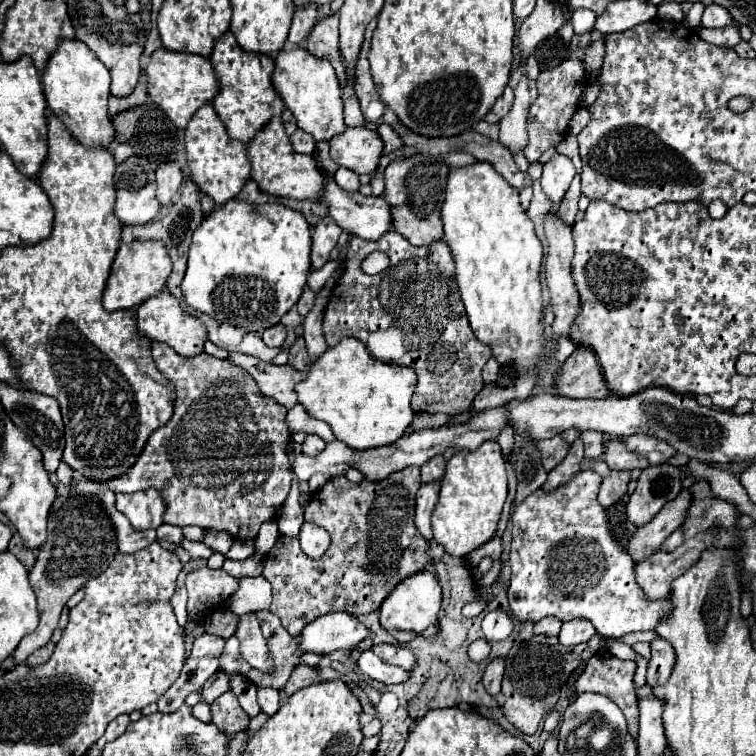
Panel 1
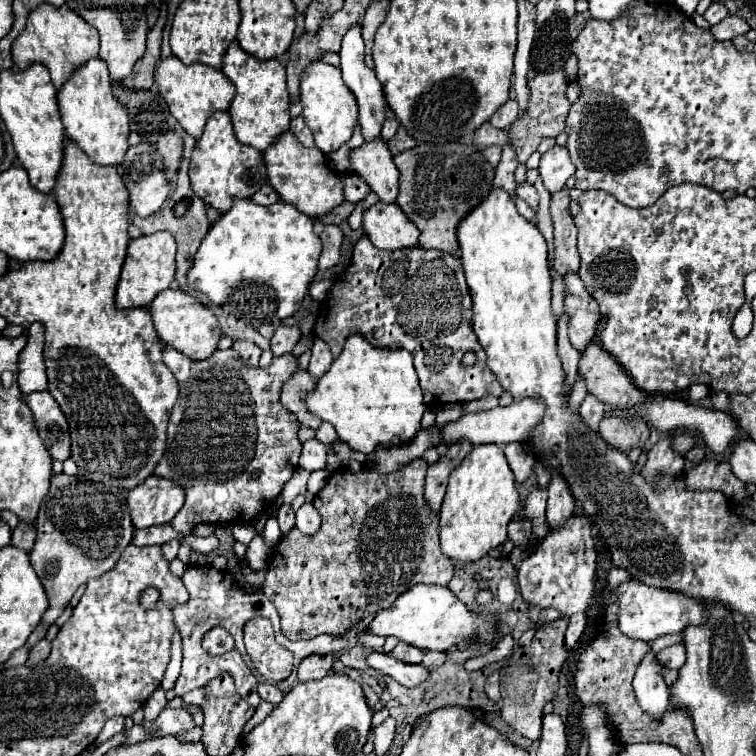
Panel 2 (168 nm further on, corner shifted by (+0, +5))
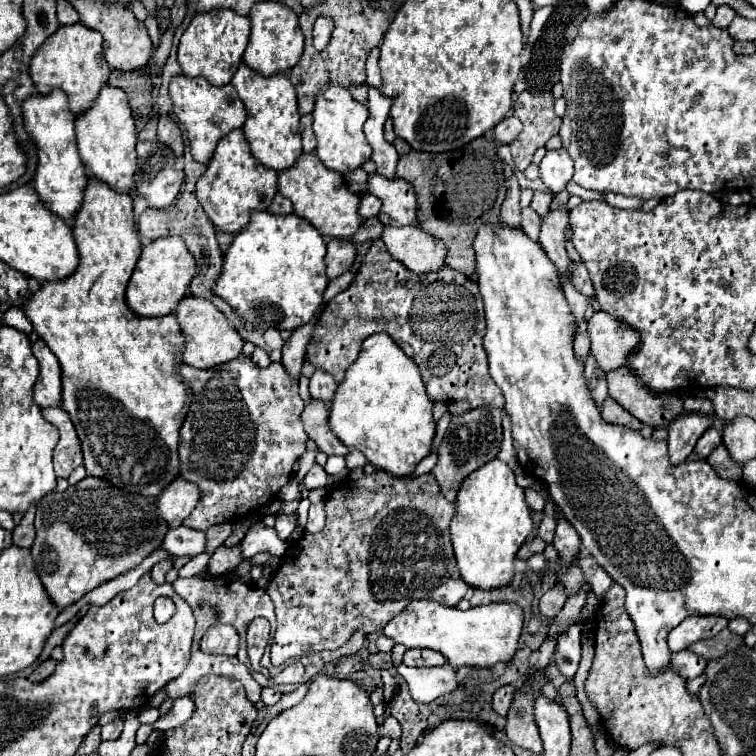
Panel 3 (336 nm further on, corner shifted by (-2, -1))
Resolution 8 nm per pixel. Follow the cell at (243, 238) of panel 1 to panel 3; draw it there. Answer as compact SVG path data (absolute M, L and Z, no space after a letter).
M252 212L250 224L234 236L232 246L224 256L224 270L216 280L214 292L226 300L238 316L260 330L296 330L298 326L312 320L316 310L322 306L322 296L328 286L326 276L326 244L322 234L304 218L296 214L274 216L270 212Z

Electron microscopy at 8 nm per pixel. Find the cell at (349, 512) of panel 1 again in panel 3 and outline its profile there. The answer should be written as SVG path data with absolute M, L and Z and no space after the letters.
M376 470L360 480L348 480L330 490L326 512L326 528L316 534L304 533L282 558L280 568L266 590L274 602L278 618L276 642L272 642L272 664L280 666L290 658L320 650L336 650L348 642L356 630L364 630L366 634L382 632L384 626L412 600L428 598L446 606L456 606L466 596L470 586L460 578L454 554L450 554L448 530L456 506L442 496L432 474L392 478L384 470Z

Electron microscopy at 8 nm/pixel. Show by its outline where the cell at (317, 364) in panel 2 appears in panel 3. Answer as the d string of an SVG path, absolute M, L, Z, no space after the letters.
M318 370L314 372L314 376L310 378L310 396L316 398L316 400L322 400L322 402L332 402L334 398L334 392L336 392L336 380L330 376L330 374L324 374L324 370Z

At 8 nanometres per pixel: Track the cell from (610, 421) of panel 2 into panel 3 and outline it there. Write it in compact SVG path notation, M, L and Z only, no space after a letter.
M608 396L602 404L602 414L610 424L620 424L620 426L628 426L634 430L642 428L642 422L638 418L634 418L630 412L626 412L618 402L612 402L612 398Z

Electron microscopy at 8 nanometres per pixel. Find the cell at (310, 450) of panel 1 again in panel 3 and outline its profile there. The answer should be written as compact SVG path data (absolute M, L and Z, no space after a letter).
M314 464L314 466L310 468L310 472L306 474L306 478L304 478L304 482L302 482L302 486L304 486L306 490L324 488L326 484L328 484L328 474L326 474L324 468L318 466L318 464Z

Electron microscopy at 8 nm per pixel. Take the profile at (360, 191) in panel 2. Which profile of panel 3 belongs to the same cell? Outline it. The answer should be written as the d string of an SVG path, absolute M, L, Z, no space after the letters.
M366 194L366 196L362 196L362 202L360 202L360 210L358 212L360 212L362 218L374 218L374 216L378 216L380 206L382 206L382 202L376 196Z

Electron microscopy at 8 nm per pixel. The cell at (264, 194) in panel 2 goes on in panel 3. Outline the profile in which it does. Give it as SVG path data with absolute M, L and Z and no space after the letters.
M276 194L276 198L272 200L268 212L272 212L272 214L292 214L294 208L292 208L292 202L288 198L284 198L282 194Z

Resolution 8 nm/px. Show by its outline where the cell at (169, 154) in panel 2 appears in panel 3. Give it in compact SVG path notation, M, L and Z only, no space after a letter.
M160 116L158 118L158 140L164 142L174 150L176 156L182 156L182 130L170 116Z

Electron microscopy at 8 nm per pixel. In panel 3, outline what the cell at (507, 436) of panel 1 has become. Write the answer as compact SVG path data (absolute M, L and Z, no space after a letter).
M528 488L528 490L526 490L526 502L528 502L528 506L530 506L532 510L542 512L544 506L546 506L546 496L544 496L544 494L538 494L534 488Z

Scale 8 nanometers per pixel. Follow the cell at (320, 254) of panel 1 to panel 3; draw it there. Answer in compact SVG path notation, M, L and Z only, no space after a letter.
M332 238L328 242L328 254L326 254L328 278L330 280L338 278L346 270L350 270L350 266L354 264L354 258L356 258L356 246L350 240Z

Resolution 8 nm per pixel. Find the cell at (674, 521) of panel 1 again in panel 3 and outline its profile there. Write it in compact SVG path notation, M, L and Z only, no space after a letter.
M718 446L708 456L708 462L714 466L716 474L722 476L722 478L730 478L730 480L740 480L742 478L742 466L730 458L730 454L724 446Z

